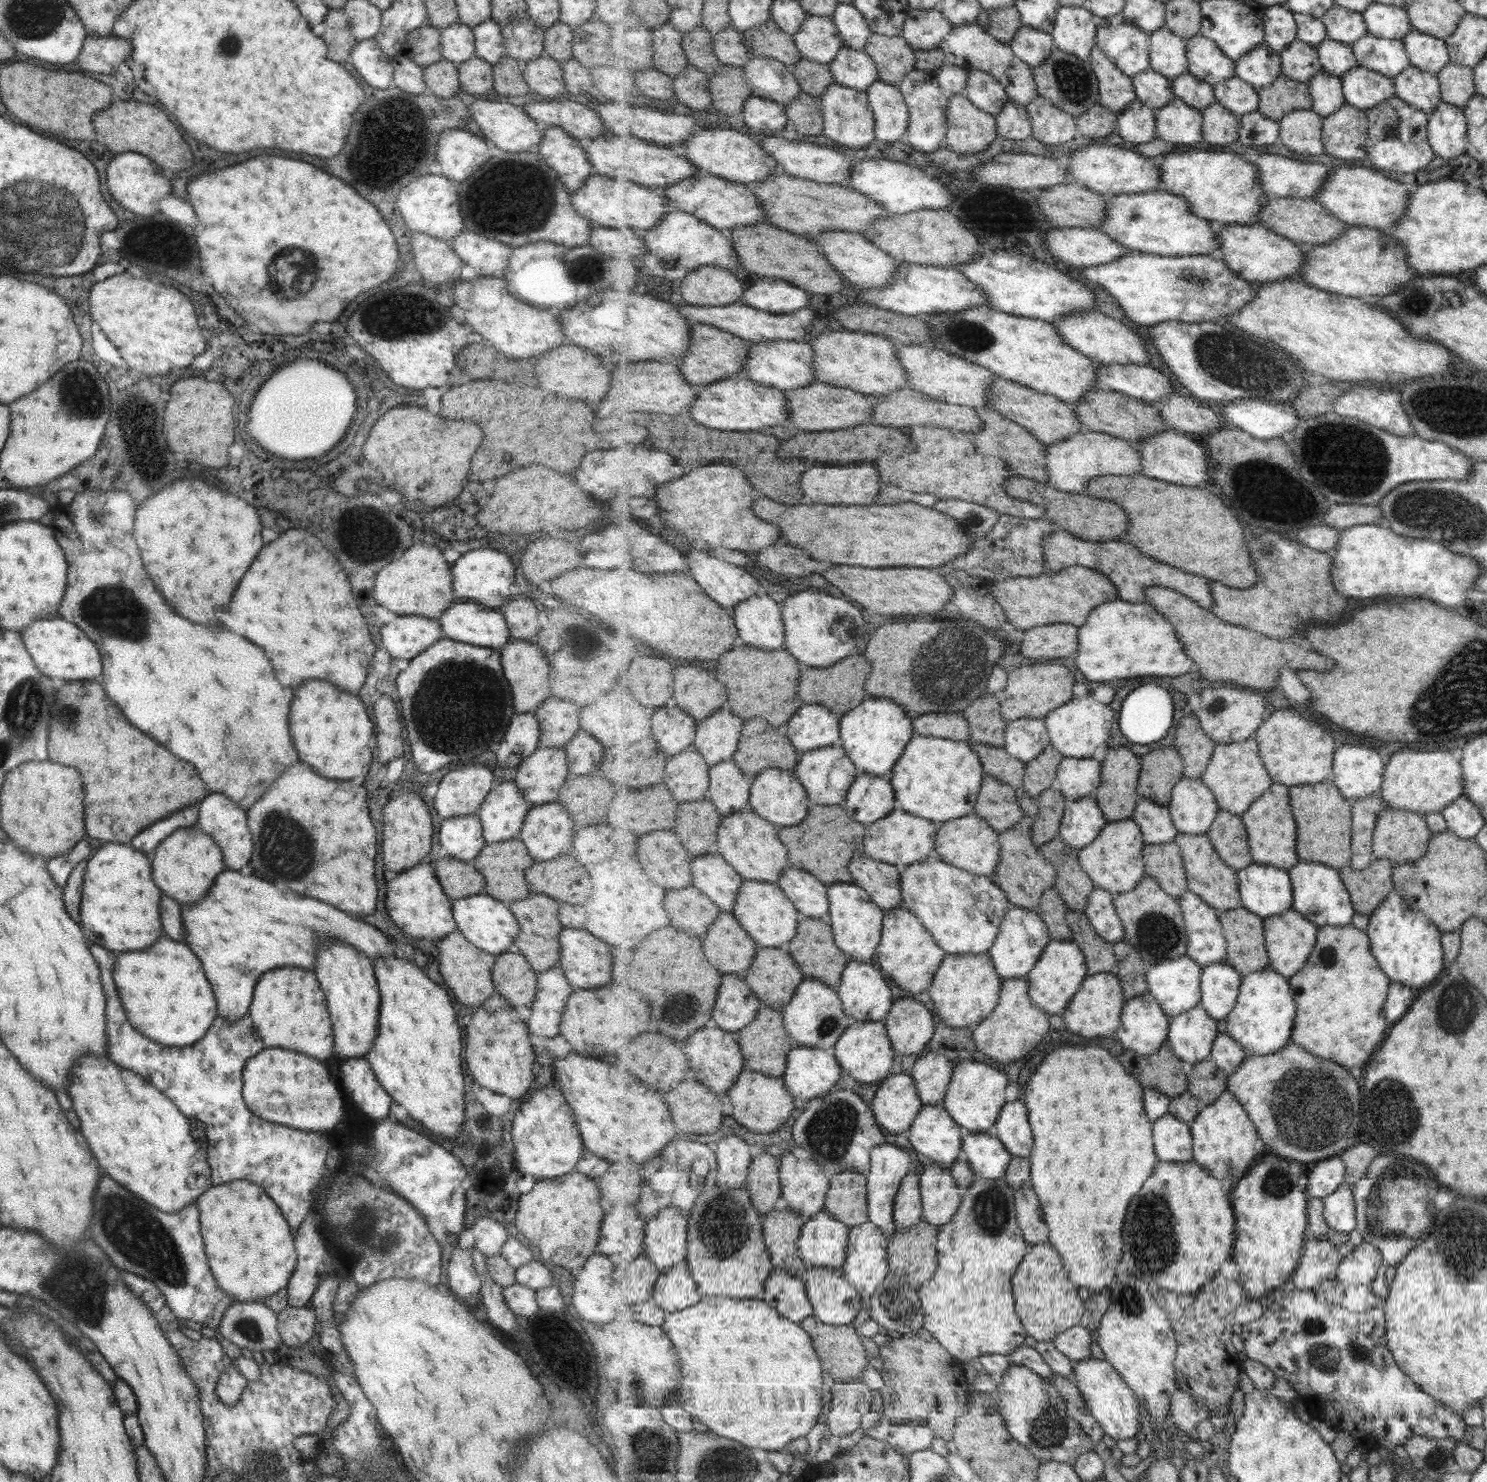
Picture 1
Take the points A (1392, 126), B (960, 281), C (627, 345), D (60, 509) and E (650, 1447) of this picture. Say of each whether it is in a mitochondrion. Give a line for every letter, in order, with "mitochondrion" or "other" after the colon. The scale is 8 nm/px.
A: mitochondrion
B: other
C: other
D: other
E: mitochondrion

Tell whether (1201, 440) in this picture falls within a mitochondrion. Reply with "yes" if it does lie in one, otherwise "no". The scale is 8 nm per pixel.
no

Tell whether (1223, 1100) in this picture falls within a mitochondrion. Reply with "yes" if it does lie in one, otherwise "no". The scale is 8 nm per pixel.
no

